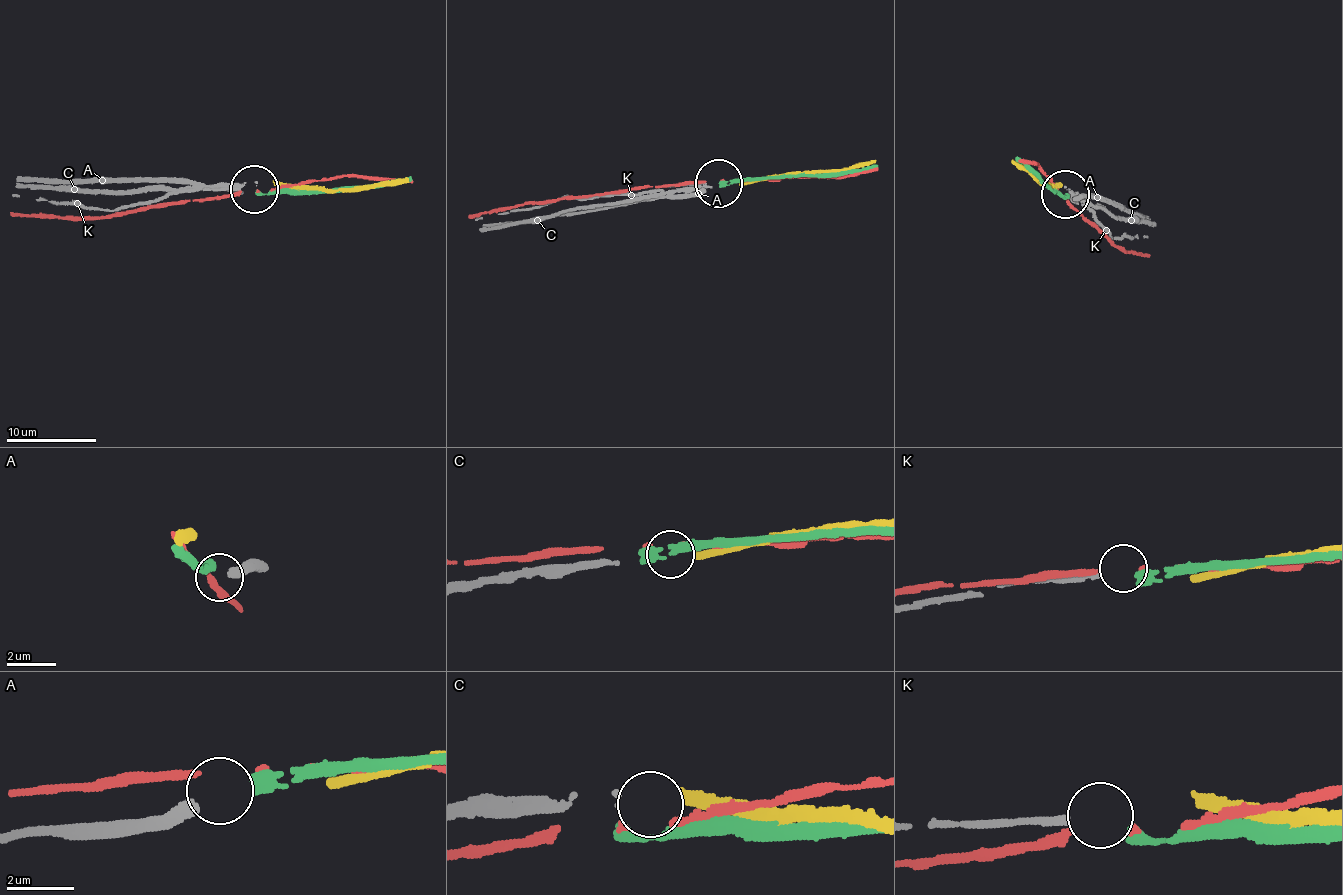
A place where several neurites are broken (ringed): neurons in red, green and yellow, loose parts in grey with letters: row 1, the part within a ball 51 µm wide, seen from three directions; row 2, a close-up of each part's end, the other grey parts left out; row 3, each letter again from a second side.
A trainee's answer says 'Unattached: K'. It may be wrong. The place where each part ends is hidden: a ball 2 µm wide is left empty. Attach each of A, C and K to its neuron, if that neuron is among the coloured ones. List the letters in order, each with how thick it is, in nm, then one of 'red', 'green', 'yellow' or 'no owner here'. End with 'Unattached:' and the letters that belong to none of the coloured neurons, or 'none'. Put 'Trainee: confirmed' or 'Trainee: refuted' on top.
Trainee: confirmed
A: 360 nm | green
C: 100 nm | yellow
K: 200 nm | no owner here
Unattached: K

